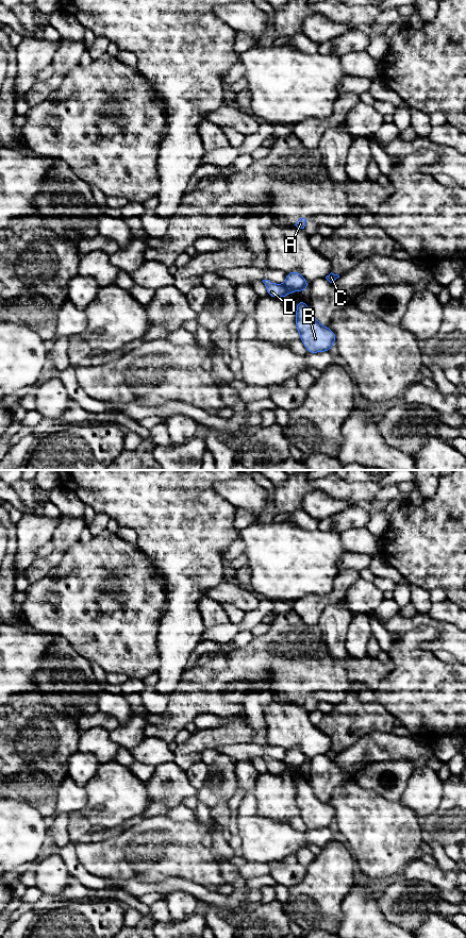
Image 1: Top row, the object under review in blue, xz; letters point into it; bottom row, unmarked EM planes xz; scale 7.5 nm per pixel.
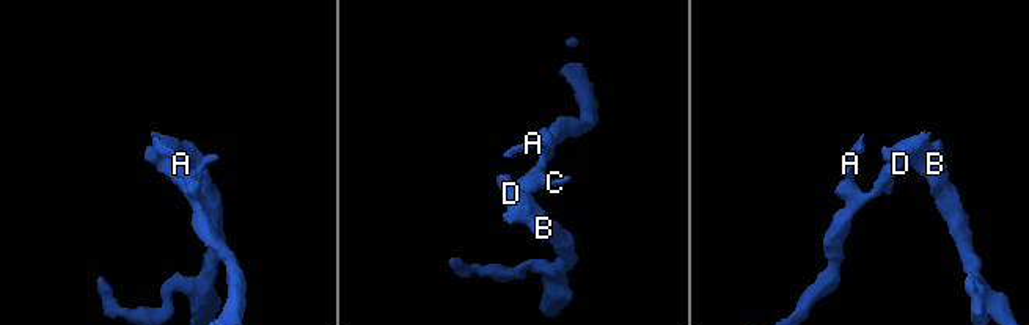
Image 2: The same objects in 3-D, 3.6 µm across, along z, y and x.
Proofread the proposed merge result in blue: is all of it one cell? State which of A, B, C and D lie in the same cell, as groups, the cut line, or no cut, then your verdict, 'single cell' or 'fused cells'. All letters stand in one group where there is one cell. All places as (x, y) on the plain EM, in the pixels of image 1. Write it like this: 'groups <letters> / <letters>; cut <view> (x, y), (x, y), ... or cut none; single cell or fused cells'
groups A C / B D; cut xz (283, 761), (290, 767); fused cells

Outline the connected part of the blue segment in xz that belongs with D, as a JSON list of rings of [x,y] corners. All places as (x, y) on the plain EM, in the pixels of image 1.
[[[263,756],[262,758],[265,760],[267,766],[267,772],[269,773],[281,774],[292,771],[292,767],[285,764],[284,761],[271,759],[268,756]]]

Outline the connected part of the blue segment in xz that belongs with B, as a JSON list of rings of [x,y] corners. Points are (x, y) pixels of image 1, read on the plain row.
[[[298,776],[296,781],[296,804],[307,830],[329,828],[335,820],[335,809],[316,797],[304,777]]]

